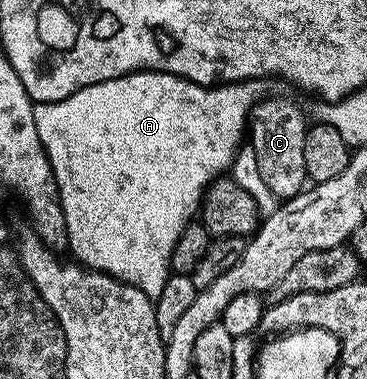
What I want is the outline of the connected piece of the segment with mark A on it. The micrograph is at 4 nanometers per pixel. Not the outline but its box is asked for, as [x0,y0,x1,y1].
[33,71,264,301]

